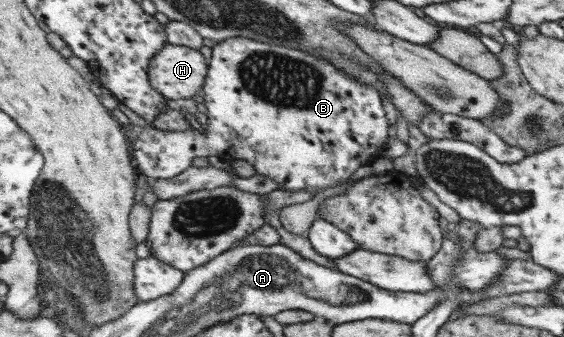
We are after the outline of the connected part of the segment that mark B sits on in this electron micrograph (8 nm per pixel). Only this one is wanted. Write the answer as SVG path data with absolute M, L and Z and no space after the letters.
M246 37L217 42L208 61L201 95L207 109L207 125L202 125L203 133L192 127L191 130L167 133L147 127L143 133L133 135L131 155L138 173L148 179L171 179L192 167L196 157L215 156L224 162L243 159L255 167L257 174L277 182L280 189L314 192L314 189L338 185L359 167L378 158L389 138L389 121L375 89L338 70L330 61L291 47Z

